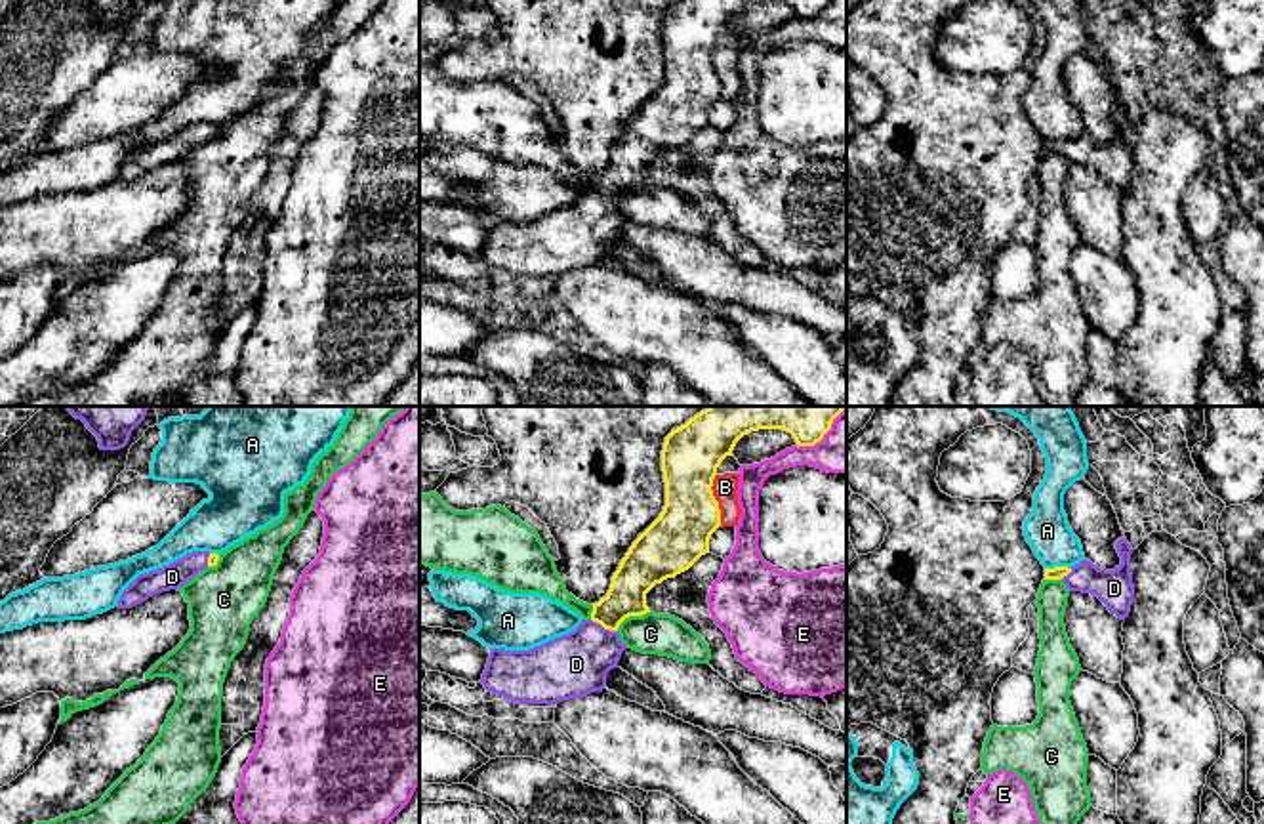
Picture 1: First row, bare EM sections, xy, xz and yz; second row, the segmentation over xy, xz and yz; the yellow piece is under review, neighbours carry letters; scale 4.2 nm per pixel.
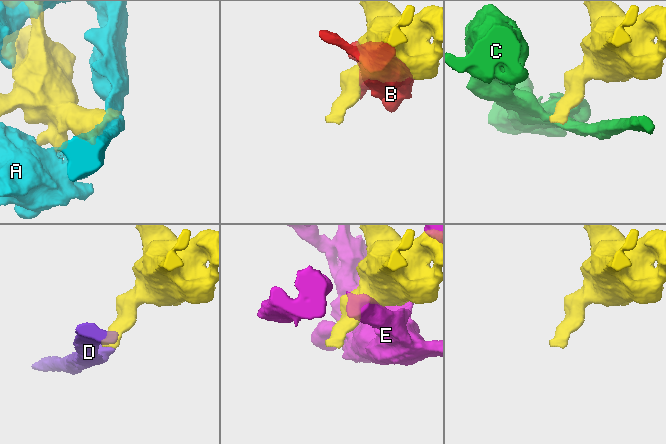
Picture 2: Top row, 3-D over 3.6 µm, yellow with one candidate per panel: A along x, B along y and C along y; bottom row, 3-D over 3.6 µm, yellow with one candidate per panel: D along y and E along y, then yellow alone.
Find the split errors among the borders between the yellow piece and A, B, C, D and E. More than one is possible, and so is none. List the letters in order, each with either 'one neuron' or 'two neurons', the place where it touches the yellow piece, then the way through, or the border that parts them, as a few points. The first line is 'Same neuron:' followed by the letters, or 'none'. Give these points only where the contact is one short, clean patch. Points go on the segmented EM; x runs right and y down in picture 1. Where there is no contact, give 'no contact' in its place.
Same neuron: D
A: two neurons; meets yellow in yz at (1057, 567)
B: two neurons; meets yellow in xz at (713, 498)
C: two neurons; meets yellow in xz at (632, 615)
D: one neuron; meets yellow in xz at (605, 628); runs through xz (633, 578), (605, 628), (595, 645), (576, 664)
E: two neurons; meets yellow in xz at (824, 433)

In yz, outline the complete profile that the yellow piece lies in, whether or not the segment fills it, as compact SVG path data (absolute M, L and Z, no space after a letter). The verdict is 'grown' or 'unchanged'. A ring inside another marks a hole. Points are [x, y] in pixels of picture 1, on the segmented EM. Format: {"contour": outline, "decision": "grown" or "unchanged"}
{"contour": "M1127 538L1115 542L1121 565L1113 570L1098 568L1083 559L1079 565L1045 568L1045 580L1062 580L1070 591L1096 595L1111 614L1125 620L1131 612L1134 586L1131 574L1132 547Z", "decision": "grown"}

